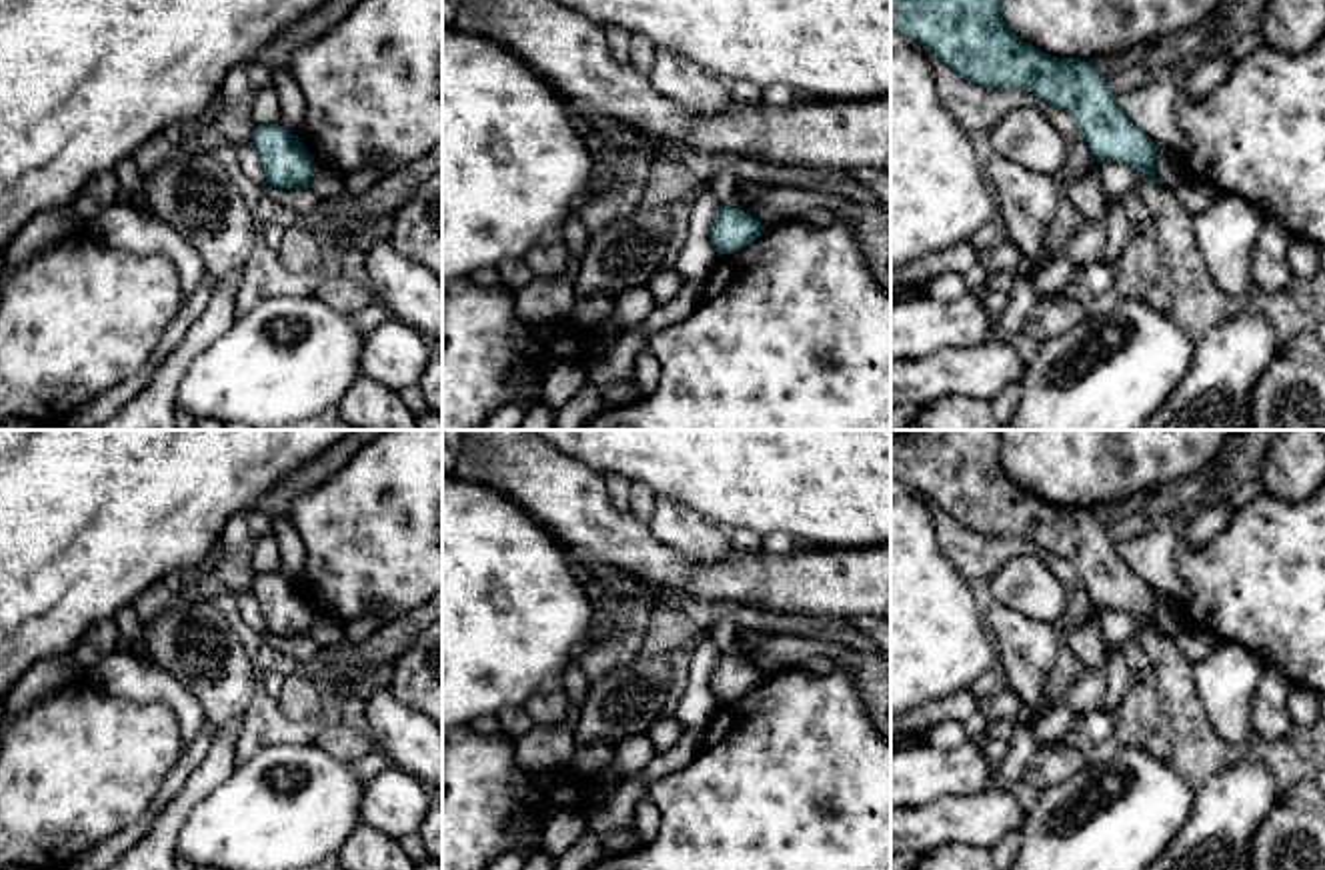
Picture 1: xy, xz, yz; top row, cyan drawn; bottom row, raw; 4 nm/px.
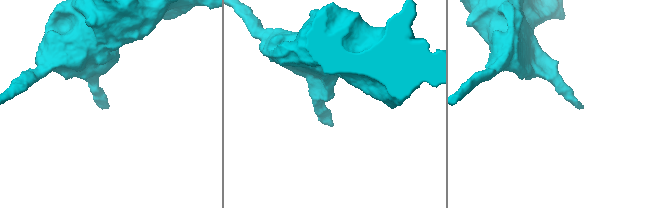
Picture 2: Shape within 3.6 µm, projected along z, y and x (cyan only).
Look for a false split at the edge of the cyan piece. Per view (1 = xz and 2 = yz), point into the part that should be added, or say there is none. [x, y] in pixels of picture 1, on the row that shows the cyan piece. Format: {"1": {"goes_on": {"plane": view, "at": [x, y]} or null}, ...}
{"1": {"goes_on": null}, "2": {"goes_on": null}}

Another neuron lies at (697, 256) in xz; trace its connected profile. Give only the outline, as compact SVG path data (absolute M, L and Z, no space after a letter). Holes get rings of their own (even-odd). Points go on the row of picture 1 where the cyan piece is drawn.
M709 188L693 200L689 210L689 238L675 262L675 270L685 278L707 280L721 258L709 240L709 230L721 202L723 200Z

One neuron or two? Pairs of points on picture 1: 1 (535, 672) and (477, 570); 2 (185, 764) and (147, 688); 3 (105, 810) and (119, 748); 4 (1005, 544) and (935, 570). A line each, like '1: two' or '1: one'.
1: one
2: two
3: one
4: two

